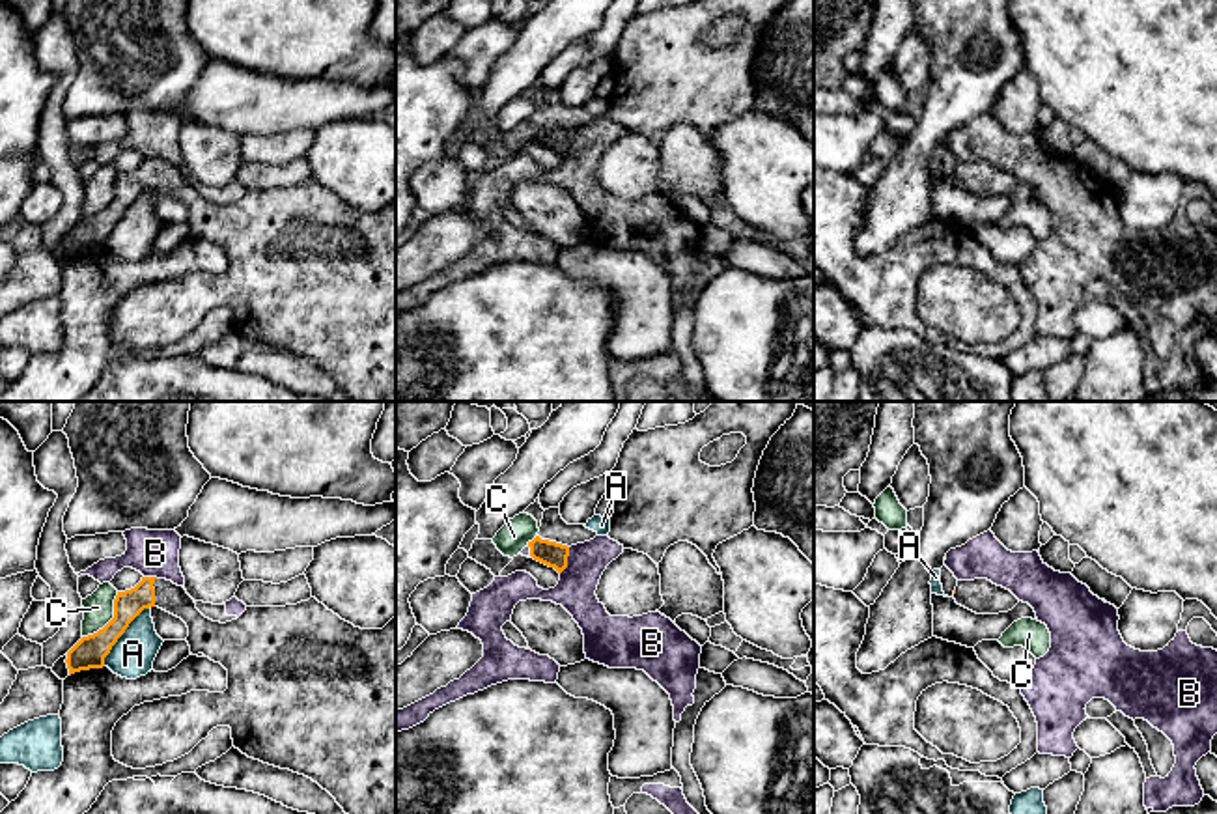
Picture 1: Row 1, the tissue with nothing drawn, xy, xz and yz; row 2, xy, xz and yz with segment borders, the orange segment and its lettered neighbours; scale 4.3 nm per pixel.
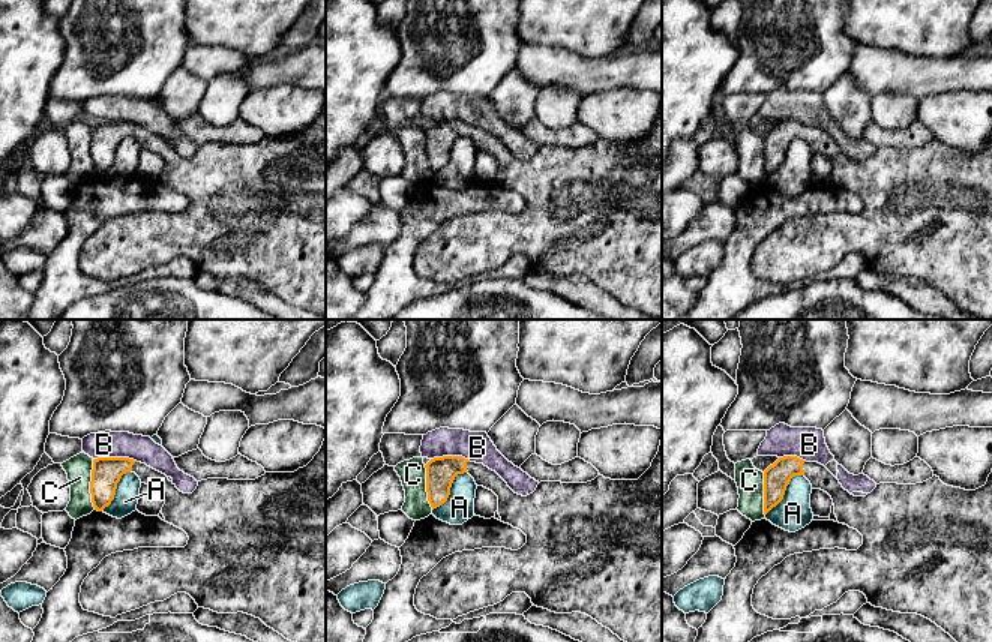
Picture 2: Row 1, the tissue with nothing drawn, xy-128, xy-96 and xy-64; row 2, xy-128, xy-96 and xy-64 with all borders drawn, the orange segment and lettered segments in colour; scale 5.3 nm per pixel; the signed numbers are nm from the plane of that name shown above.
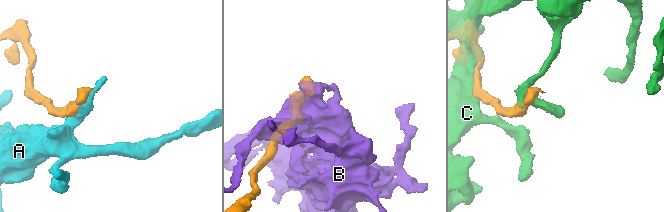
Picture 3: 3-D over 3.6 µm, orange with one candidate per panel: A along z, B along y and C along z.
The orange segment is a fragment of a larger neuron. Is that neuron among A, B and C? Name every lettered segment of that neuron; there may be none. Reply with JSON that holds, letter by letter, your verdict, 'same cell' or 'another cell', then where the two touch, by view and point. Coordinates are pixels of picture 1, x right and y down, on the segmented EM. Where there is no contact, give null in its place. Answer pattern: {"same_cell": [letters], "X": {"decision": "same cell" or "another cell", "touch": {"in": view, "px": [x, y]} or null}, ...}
{"same_cell": [], "A": {"decision": "another cell", "touch": {"in": "xy", "px": [122, 633]}}, "B": {"decision": "another cell", "touch": {"in": "xz", "px": [566, 561]}}, "C": {"decision": "another cell", "touch": {"in": "xy", "px": [111, 620]}}}

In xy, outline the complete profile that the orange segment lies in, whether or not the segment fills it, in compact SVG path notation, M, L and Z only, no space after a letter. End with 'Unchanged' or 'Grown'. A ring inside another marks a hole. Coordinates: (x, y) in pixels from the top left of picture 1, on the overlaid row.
M166 579L142 581L114 599L114 618L97 633L82 637L67 652L69 676L80 670L103 668L105 657L129 624L149 607L159 607L189 627L190 653L203 653L228 670L224 693L190 691L134 706L112 730L116 762L146 769L189 754L217 726L230 726L233 747L248 758L304 775L327 790L345 814L396 814L396 616L383 629L360 629L342 620L315 597L286 607L246 607L231 622L205 618L183 586Z. Grown

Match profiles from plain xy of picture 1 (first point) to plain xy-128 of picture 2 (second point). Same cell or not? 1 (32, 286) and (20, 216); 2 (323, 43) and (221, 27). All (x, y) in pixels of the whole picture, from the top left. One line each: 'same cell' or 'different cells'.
1: different cells
2: same cell

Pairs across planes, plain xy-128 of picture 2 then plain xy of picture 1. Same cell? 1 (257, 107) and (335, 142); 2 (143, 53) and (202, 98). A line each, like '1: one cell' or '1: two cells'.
1: one cell
2: two cells

